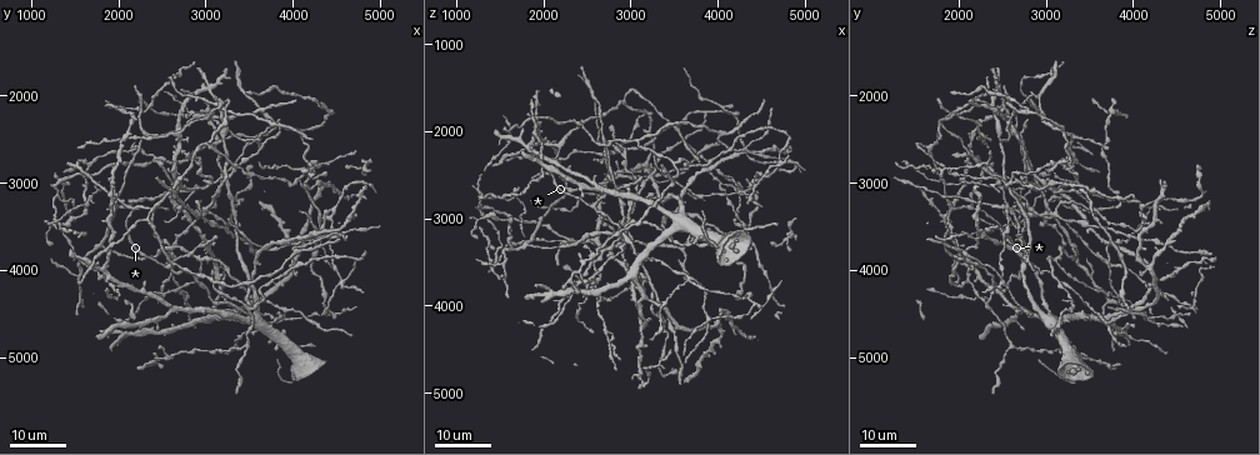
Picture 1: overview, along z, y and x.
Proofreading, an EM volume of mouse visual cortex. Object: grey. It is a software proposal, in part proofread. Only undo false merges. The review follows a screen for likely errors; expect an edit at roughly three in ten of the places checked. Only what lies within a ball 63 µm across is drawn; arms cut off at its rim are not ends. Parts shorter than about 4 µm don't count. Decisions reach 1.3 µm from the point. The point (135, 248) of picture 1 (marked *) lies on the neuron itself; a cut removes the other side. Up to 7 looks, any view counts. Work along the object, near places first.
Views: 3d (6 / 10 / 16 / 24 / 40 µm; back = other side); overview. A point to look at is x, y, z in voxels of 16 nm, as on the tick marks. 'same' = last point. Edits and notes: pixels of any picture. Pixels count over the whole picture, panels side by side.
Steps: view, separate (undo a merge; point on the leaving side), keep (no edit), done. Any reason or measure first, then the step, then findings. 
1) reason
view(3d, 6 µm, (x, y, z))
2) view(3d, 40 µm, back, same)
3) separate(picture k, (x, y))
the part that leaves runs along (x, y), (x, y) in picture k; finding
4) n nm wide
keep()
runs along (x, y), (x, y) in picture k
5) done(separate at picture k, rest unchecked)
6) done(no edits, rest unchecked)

view(3d, 16 µm, (1800, 3750, 3300))

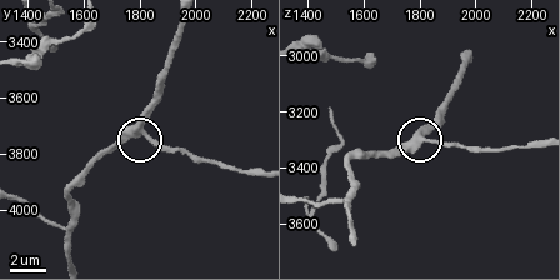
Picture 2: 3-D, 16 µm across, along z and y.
view(3d, 10 µm, (1810, 3740, 3310))

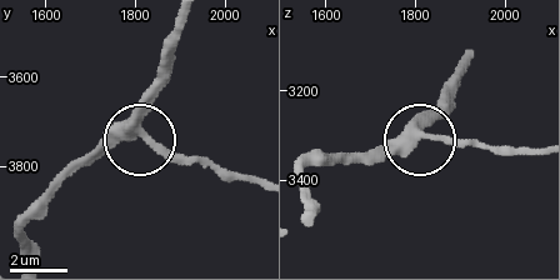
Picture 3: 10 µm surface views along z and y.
view(3d, 6 µm, (1815, 3740, 3295))

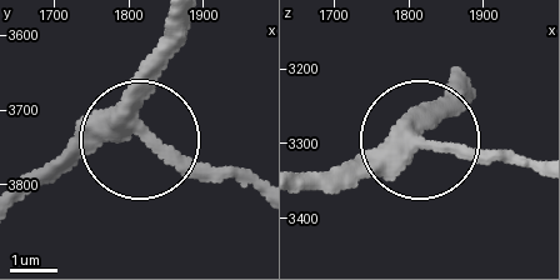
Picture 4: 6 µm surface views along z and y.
3 arms
keep()
runs along (456, 81), (420, 145), (305, 185) in picture 4; one neuron here

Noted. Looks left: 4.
view(3d, 16 µm, (3450, 4600, 2950))

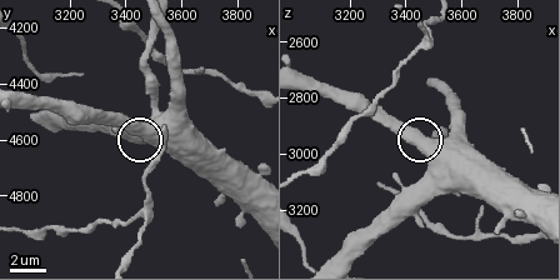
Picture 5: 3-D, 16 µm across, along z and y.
view(3d, 10 µm, (3460, 4580, 2960))

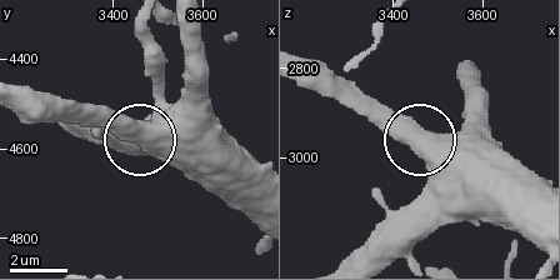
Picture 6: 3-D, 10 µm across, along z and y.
side arm 58 µm
keep()
one neuron here

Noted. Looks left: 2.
three arms meet
view(3d, 16 µm, (4350, 3650, 2200))

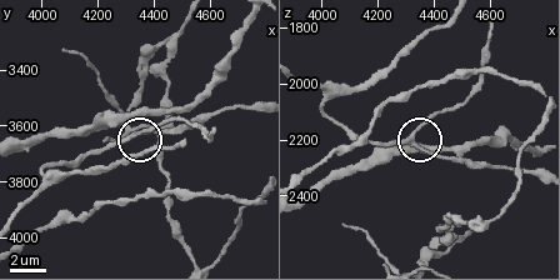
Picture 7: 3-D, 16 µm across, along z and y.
closer look
view(3d, 6 µm, (4330, 3640, 2200))

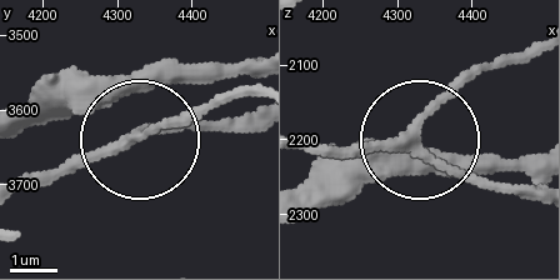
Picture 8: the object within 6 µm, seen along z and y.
3 arms
keep()
all the same neuron

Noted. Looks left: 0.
done(no edits, rest unchecked)

